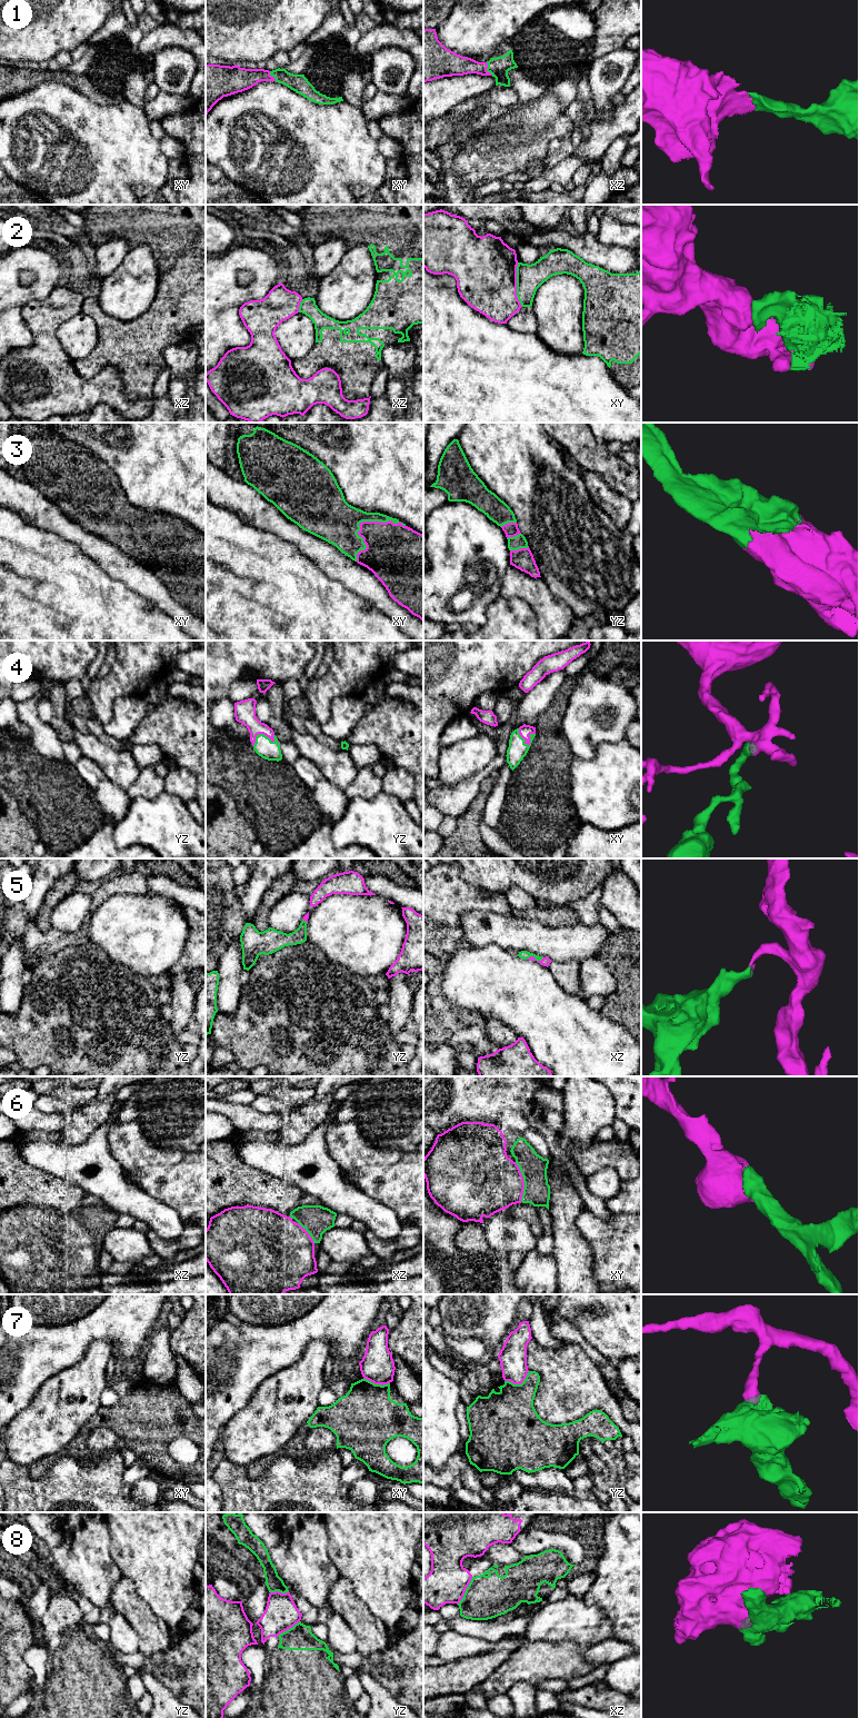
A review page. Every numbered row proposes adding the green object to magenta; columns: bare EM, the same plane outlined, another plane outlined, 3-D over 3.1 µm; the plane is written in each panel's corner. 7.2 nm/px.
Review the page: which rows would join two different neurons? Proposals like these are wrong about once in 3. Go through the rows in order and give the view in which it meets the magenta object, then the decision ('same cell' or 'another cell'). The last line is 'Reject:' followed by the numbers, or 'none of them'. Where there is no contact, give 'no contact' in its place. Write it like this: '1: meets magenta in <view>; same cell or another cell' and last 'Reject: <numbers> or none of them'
1: meets magenta in xz; same cell
2: meets magenta in xy; another cell
3: meets magenta in xy; same cell
4: meets magenta in xy; same cell
5: meets magenta in xz; same cell
6: meets magenta in xy; same cell
7: meets magenta in yz; another cell
8: meets magenta in xz; another cell
Reject: 2, 7, 8

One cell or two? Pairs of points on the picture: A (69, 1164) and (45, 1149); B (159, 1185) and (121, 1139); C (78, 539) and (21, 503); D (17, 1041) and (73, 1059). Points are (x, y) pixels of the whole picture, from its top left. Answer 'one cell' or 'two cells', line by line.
A: one cell
B: one cell
C: one cell
D: one cell

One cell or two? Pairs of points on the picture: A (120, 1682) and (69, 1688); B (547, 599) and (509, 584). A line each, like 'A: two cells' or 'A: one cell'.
A: one cell
B: one cell

